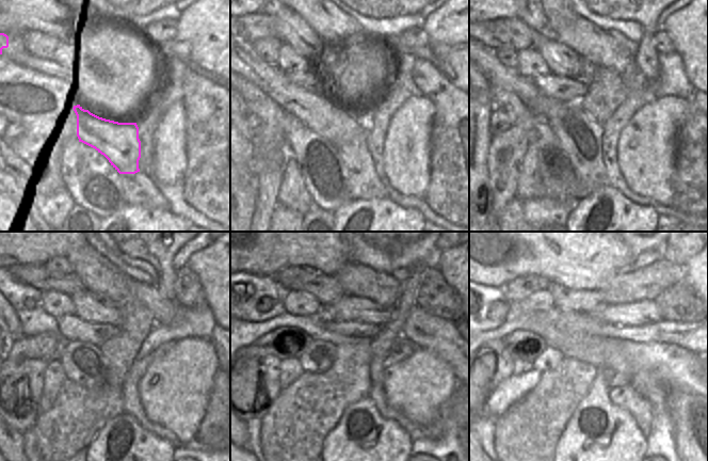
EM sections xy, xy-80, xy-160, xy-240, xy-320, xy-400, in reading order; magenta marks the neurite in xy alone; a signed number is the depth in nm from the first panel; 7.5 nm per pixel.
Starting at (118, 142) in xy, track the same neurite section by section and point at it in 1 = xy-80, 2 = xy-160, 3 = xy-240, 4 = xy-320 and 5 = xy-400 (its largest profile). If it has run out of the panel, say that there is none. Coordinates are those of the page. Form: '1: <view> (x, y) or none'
1: xy-80 (339, 126)
2: xy-160 (510, 90)
3: xy-240 (13, 327)
4: none
5: none

